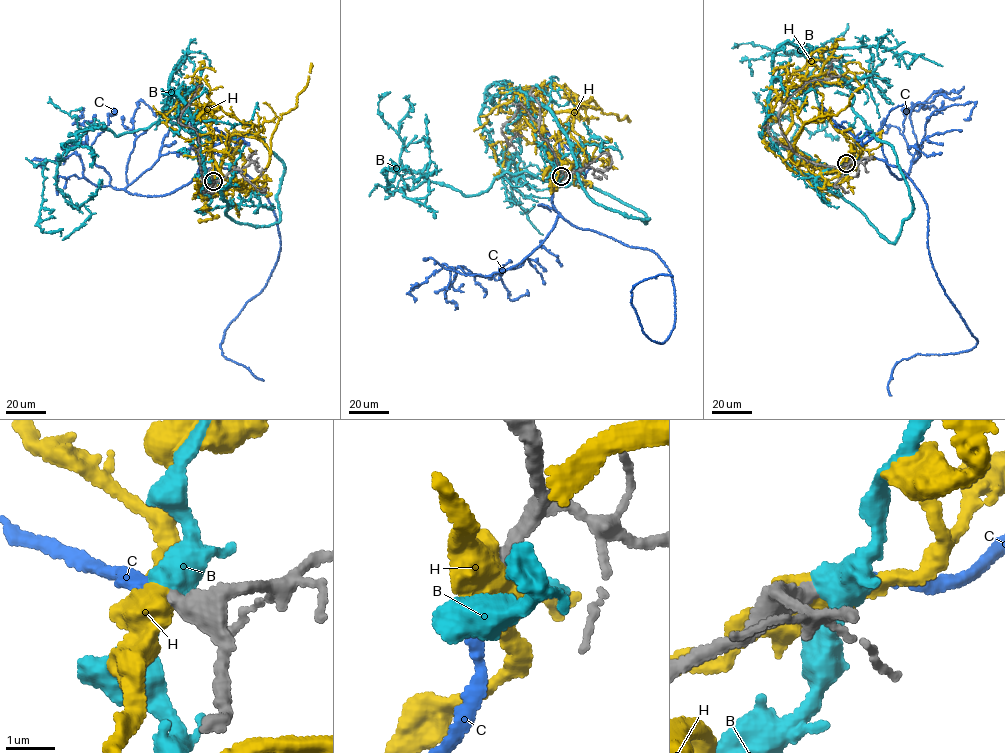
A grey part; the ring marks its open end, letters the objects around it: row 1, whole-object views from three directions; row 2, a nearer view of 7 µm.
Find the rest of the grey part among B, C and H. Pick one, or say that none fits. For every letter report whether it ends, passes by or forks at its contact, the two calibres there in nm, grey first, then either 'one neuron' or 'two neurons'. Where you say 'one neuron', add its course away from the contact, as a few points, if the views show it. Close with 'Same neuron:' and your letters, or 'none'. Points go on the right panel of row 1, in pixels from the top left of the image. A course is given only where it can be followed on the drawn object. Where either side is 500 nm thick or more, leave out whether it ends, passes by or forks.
B: it passes by | 340/460 nm | two neurons
C: it ends | 320/280 nm | one neuron | via (847, 164), (881, 159), (918, 189), (933, 268), (977, 341), (898, 361), (891, 395)
H: 360/500 nm | two neurons
Same neuron: C

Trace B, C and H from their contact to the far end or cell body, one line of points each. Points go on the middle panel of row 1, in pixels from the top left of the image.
B: (561, 176), (649, 219), (588, 196), (550, 110), (488, 87), (479, 123), (502, 179), (555, 189)
C: (561, 176), (561, 216), (653, 252), (670, 272), (675, 318), (659, 343), (631, 291), (673, 276)
H: (561, 176), (587, 142), (573, 130), (569, 112), (532, 107), (504, 151), (523, 185)

